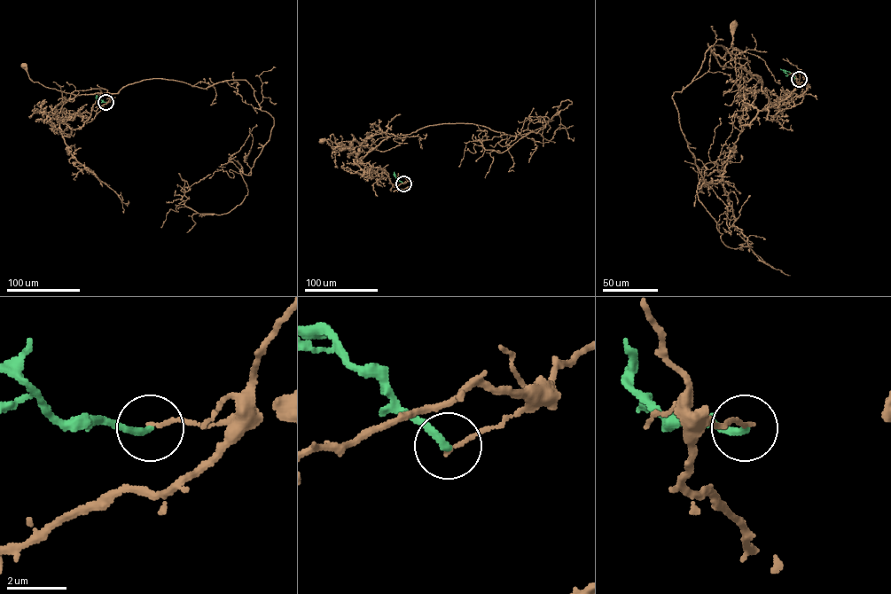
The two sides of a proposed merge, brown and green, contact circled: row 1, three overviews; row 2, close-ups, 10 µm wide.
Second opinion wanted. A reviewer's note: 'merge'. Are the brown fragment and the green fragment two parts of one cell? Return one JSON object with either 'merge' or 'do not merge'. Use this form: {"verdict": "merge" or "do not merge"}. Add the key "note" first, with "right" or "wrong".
{"note": "wrong", "verdict": "do not merge"}

